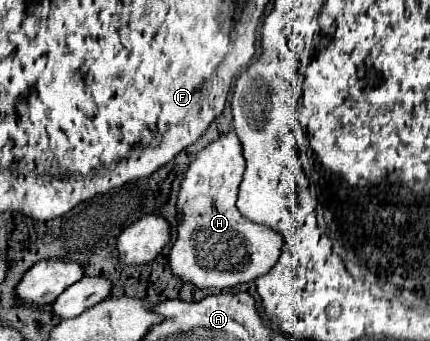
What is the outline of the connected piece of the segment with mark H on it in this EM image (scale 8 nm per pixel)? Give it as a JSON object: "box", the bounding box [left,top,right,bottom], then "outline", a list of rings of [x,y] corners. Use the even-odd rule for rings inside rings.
{"box":[170,132,282,288],"outline":[[[234,132],[214,140],[190,164],[178,196],[178,240],[170,248],[172,272],[198,288],[230,288],[256,280],[276,264],[282,238],[274,230],[250,222],[236,208],[238,186],[244,174],[242,146]]]}

